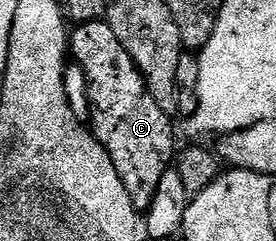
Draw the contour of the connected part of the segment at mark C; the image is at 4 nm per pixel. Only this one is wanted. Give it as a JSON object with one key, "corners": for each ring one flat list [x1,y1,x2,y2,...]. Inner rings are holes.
{"corners":[[105,21,78,24,70,32,69,51,74,62,75,59,79,62,79,67,83,70,84,77,87,78,87,95,91,98,89,123,93,128,95,138,109,153,125,189,131,195,133,205,137,209,150,207,161,177,172,166,177,155,175,131,171,128,172,116,166,115,161,109,161,105,157,105,157,101,153,101,151,91,147,87,143,75,137,69,133,57,129,57,125,45,121,45,121,41,117,41,117,33,113,33,113,29]]}

